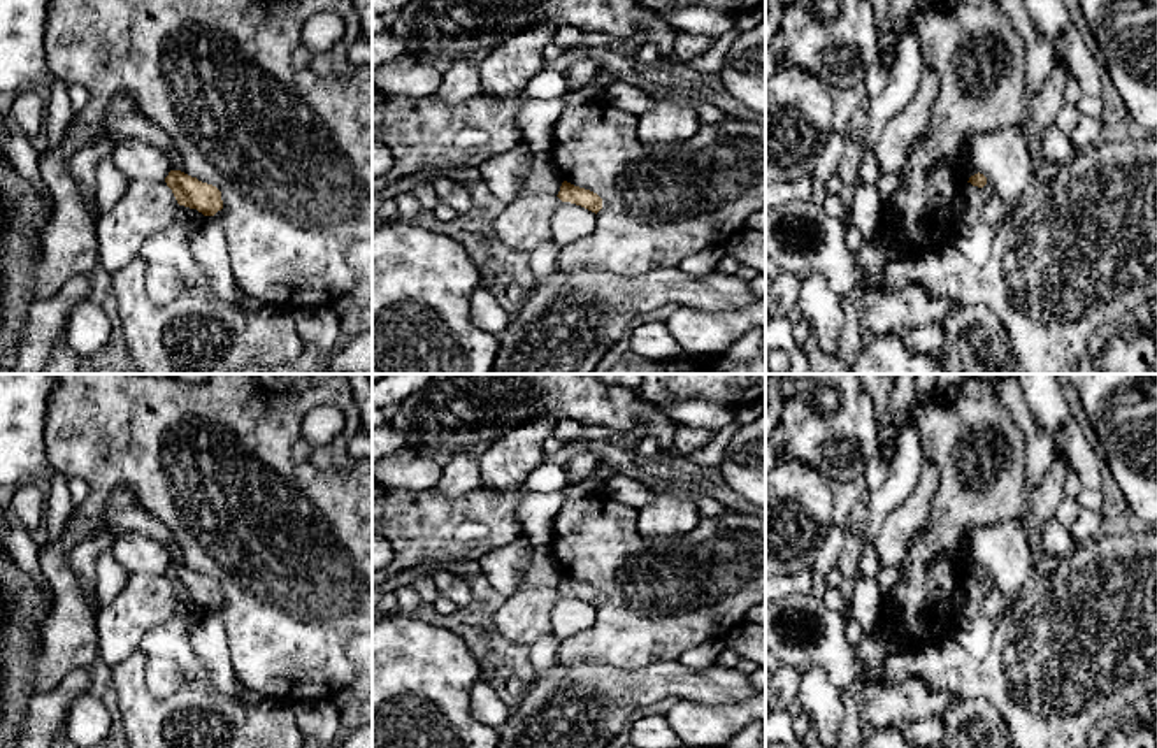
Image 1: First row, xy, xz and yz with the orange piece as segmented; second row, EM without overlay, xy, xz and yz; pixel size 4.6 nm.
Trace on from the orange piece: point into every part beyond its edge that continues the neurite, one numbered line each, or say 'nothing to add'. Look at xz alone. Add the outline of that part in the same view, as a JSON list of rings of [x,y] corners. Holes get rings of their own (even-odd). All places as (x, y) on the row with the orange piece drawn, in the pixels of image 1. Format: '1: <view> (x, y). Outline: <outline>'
nothing to add

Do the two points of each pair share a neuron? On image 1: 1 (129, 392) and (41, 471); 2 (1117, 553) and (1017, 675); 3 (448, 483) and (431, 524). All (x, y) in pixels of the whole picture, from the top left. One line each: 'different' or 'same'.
1: different
2: same
3: different

